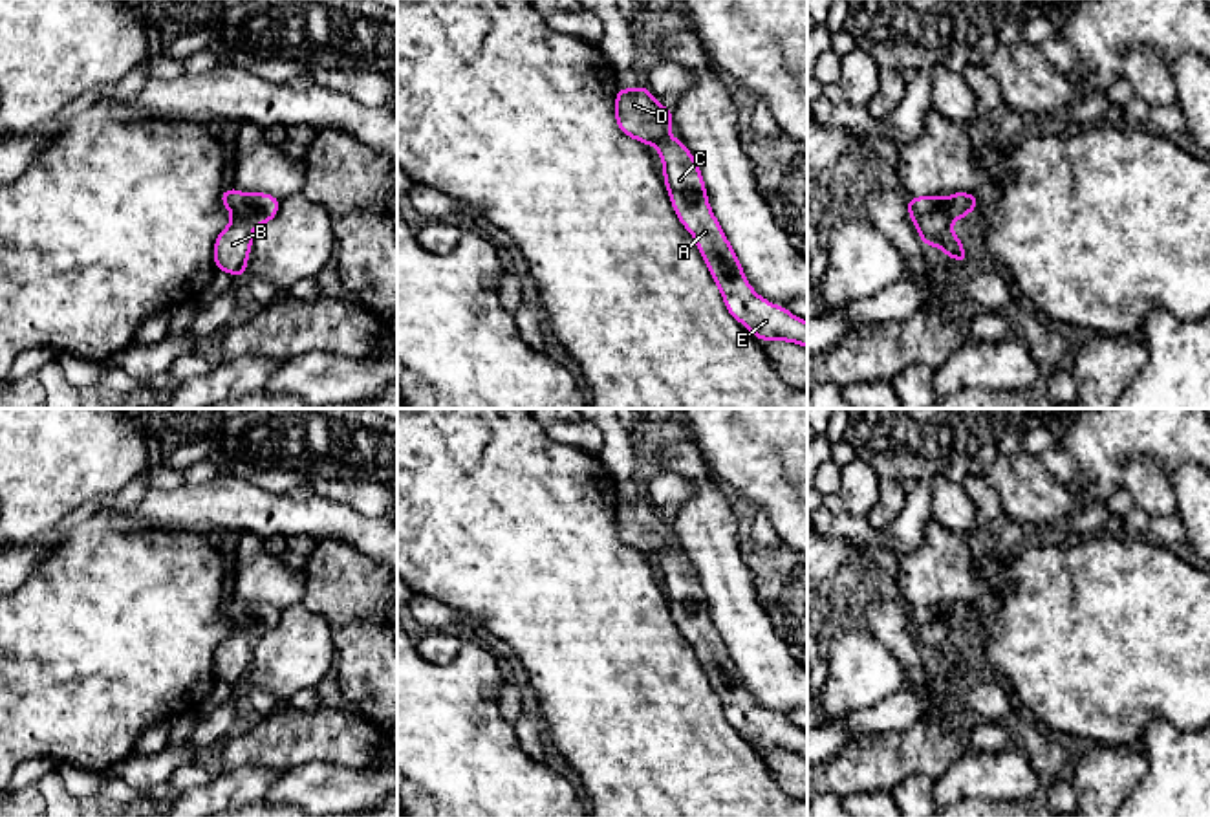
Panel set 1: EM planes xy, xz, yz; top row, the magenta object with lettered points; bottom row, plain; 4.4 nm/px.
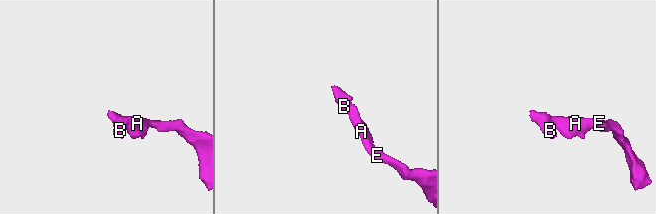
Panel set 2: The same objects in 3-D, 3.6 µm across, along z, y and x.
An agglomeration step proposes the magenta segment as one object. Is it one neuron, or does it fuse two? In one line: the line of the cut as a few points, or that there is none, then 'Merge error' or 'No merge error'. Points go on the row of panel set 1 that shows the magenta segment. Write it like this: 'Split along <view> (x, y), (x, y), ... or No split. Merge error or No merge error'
No split. No merge error

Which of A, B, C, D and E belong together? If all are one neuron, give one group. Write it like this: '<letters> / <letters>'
A B C D E

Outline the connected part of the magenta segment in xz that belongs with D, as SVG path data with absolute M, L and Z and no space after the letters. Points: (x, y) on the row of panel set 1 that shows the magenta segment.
M643 84L635 90L619 86L615 119L628 137L646 147L657 147L672 207L694 236L729 313L760 341L787 341L807 348L807 322L762 299L747 282L743 267L708 205L694 156L681 139L668 136L674 123L672 110L659 104Z

